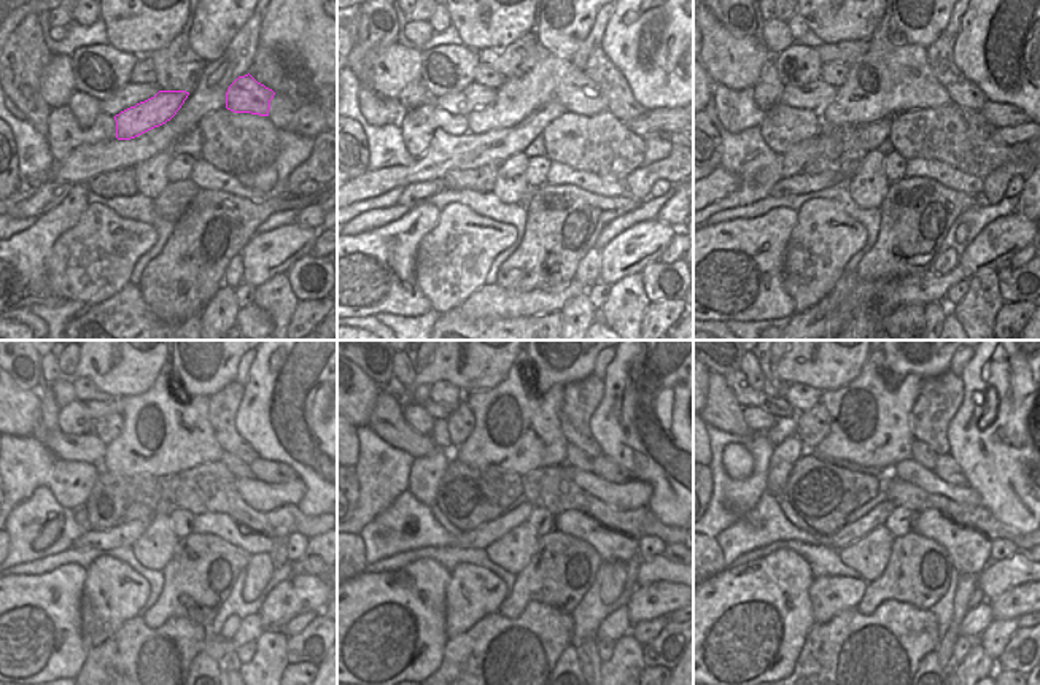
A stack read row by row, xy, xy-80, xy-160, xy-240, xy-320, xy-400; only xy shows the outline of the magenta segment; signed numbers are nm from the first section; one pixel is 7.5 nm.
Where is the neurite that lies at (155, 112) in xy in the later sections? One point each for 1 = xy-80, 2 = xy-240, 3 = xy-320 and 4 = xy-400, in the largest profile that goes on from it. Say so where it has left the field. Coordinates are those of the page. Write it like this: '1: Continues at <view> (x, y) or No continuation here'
1: Continues at xy-80 (554, 78)
2: Continues at xy-240 (162, 434)
3: Continues at xy-320 (516, 429)
4: Continues at xy-400 (870, 423)

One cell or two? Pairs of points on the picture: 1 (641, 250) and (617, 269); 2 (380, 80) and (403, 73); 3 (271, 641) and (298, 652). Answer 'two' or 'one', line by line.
1: one
2: one
3: two

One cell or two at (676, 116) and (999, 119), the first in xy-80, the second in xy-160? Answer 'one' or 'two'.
one

